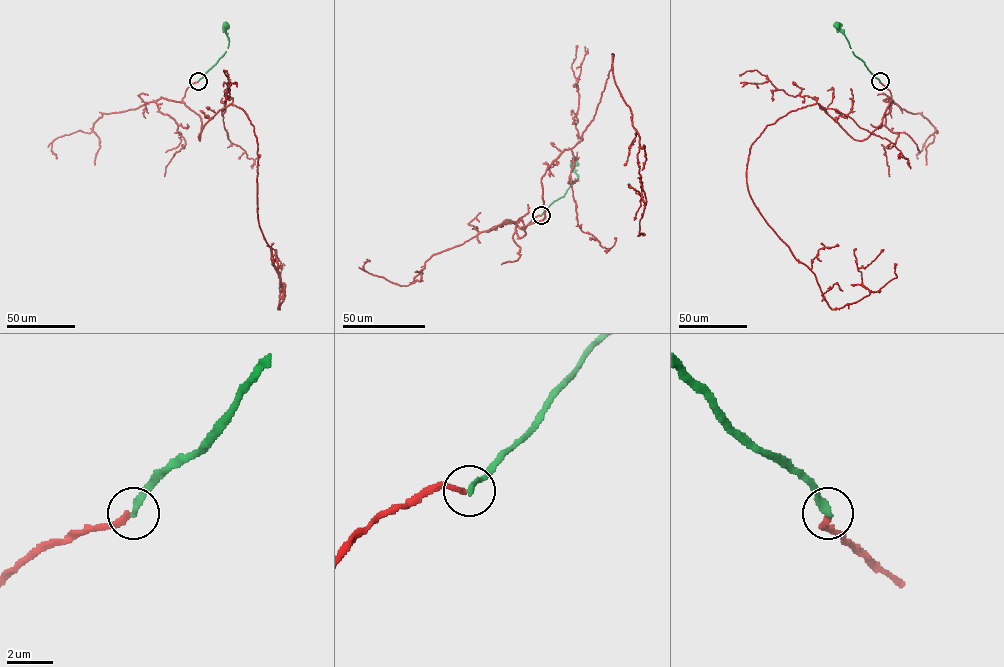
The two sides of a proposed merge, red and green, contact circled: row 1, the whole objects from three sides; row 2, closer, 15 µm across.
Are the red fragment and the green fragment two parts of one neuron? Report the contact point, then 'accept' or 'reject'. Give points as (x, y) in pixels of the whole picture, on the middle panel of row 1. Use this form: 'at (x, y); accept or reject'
at (541, 215); accept

